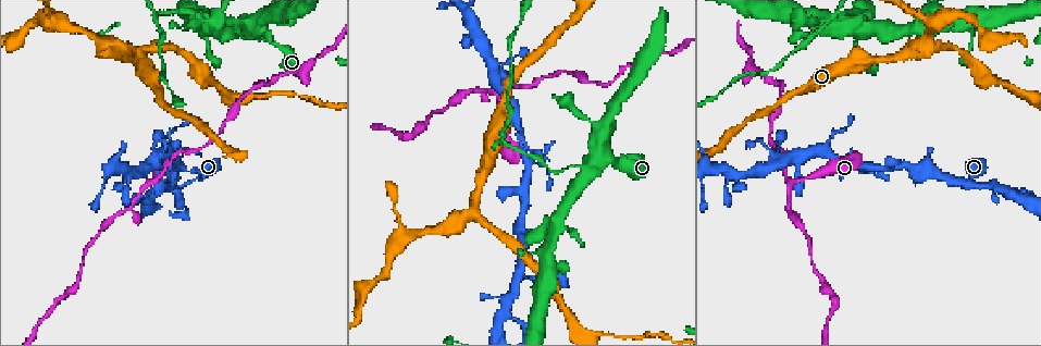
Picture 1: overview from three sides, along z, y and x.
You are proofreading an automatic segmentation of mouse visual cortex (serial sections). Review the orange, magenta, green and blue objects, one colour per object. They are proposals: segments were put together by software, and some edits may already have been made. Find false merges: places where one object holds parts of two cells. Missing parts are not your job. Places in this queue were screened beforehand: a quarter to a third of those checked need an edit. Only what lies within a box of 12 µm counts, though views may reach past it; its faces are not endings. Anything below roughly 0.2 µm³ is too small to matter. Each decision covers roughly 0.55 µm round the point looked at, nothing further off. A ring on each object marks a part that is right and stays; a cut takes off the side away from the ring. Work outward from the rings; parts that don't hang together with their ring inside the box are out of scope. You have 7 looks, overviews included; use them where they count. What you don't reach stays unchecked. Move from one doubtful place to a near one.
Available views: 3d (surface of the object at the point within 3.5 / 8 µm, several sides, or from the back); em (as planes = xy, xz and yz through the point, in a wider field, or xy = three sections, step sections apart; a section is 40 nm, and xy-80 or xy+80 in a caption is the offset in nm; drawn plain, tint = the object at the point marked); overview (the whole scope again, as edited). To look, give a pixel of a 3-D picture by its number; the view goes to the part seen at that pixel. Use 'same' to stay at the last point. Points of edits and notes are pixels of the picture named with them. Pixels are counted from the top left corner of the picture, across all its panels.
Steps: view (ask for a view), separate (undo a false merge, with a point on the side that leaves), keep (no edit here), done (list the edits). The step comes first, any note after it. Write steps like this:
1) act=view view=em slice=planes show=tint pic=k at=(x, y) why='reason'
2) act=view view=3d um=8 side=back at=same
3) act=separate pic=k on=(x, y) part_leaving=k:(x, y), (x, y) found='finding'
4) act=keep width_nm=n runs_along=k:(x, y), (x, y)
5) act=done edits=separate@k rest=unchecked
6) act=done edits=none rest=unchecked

act=view view=3d um=8 side=back pic=1 at=(1009, 192) why='abrupt turn'

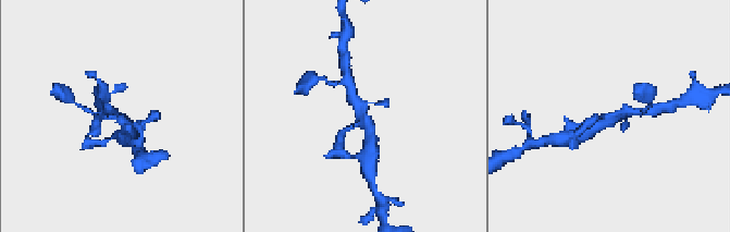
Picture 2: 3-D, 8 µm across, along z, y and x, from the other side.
act=view view=em slice=xy step=5 show=tint pic=2 at=(610, 119)

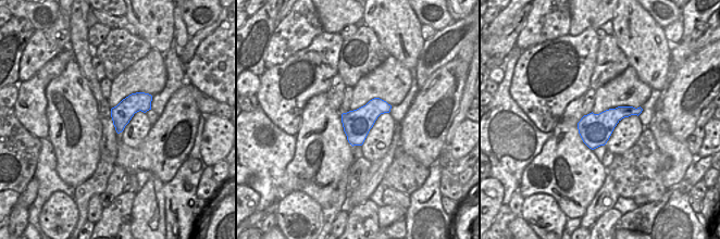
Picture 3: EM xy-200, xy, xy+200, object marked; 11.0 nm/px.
act=keep runs_along=2:(350, 90), (367, 120), (371, 142) found='all the same cell'

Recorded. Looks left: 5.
act=view view=em slice=xy step=5 show=tint pic=1 at=(914, 51) why='branch point'

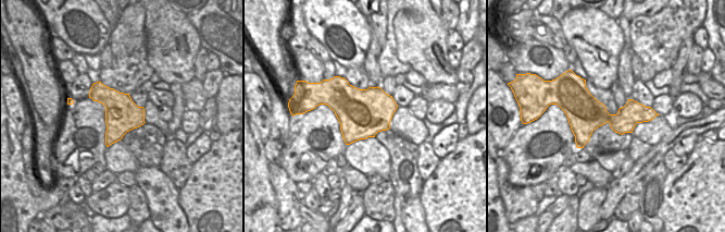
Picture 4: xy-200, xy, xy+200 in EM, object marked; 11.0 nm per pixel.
act=view view=3d um=3.5 side=back at=same

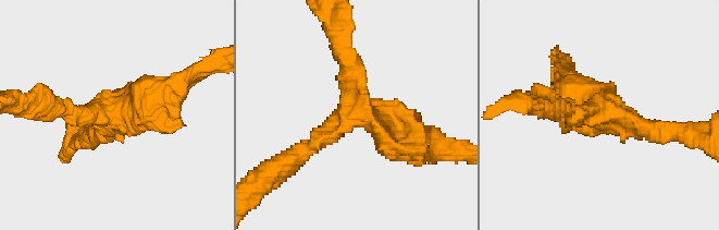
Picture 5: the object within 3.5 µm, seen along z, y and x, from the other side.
act=keep runs_along=5:(342, 48), (355, 110), (411, 149) found='one cell here'

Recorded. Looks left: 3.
act=view view=3d um=3.5 pic=1 at=(580, 165) why='calibre changes'

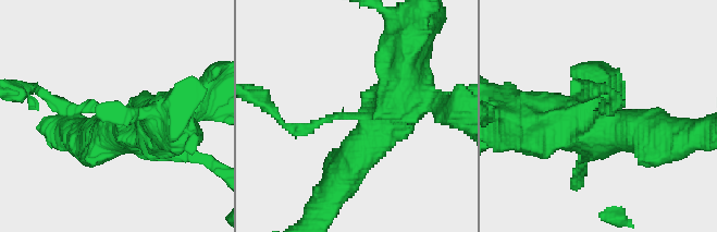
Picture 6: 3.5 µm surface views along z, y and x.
act=view view=em slice=planes show=tint pic=6 at=(603, 113) arms=3 arm_widths_nm=150,500,700 why='now the EM'

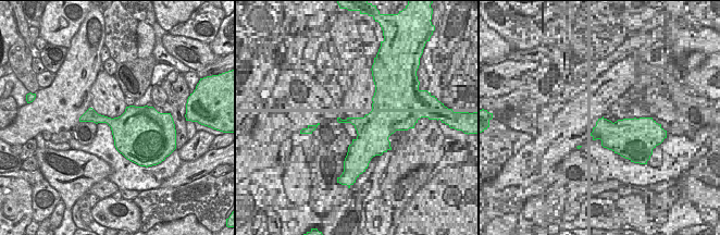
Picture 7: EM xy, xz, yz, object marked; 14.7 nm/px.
act=separate pic=6 on=(73, 108) part_leaving=6:(356, 116), (292, 130), (266, 105) found='two cells meet here'

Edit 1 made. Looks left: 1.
act=done edits=separate@6 rest=unchecked

